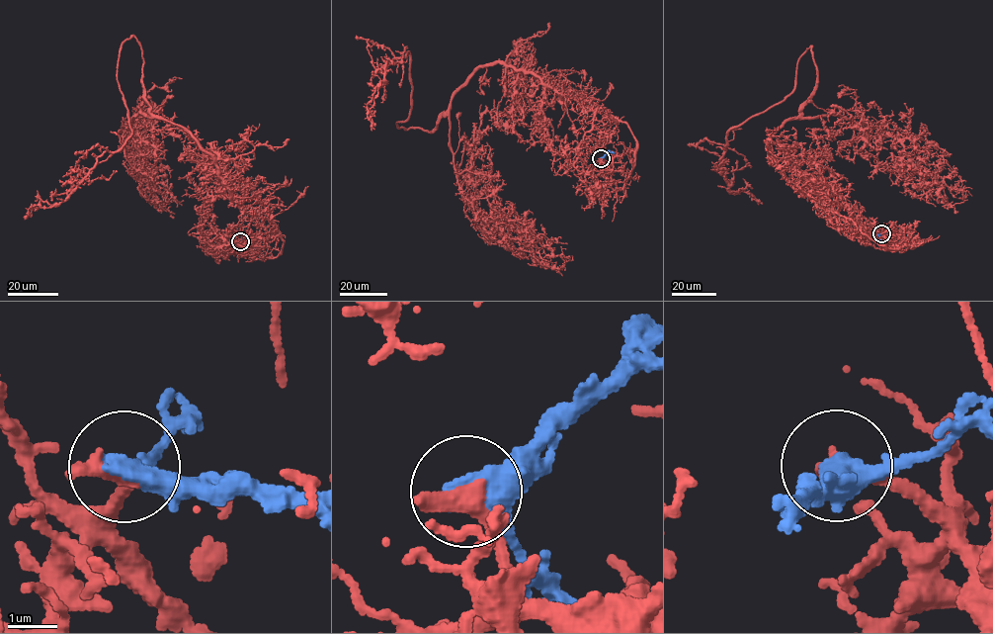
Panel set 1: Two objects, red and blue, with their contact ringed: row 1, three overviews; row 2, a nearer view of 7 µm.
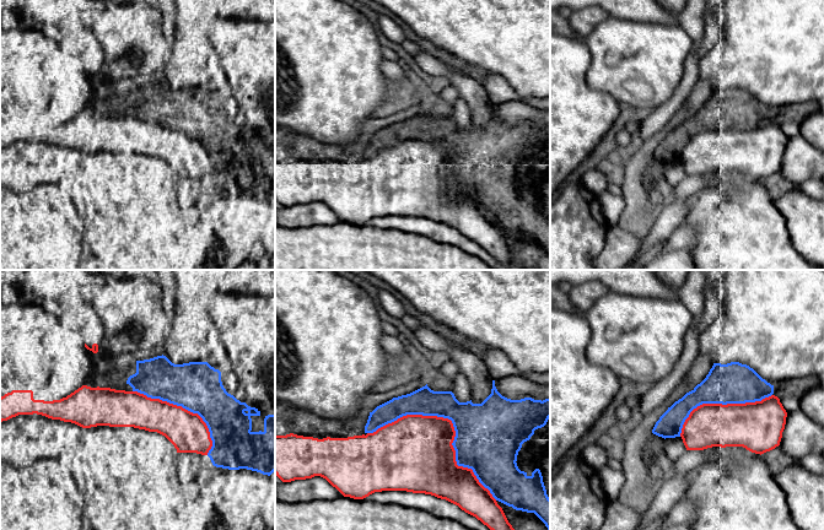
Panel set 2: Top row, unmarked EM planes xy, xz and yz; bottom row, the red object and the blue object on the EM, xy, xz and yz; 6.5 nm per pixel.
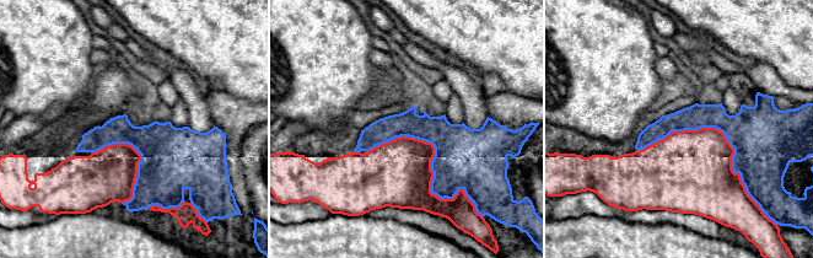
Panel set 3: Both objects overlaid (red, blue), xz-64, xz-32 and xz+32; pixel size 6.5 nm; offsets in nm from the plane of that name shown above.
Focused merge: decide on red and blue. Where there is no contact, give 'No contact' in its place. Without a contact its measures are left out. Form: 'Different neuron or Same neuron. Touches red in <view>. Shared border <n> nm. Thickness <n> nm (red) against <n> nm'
Different neuron. Touches red in xz. Shared border 950 nm. Thickness 400 nm (red) against 440 nm

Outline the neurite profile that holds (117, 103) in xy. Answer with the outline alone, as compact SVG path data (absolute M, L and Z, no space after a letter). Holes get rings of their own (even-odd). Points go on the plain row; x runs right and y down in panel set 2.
M163 80L144 86L126 86L109 96L103 106L111 114L138 117L198 139L210 157L212 172L208 182L214 191L247 194L268 201L275 196L275 140L265 141L263 157L253 157L251 142L260 141L260 136L228 119L222 110L221 97L208 87L174 90Z

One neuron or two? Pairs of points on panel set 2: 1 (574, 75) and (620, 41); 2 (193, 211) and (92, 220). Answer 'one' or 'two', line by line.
1: two
2: two

